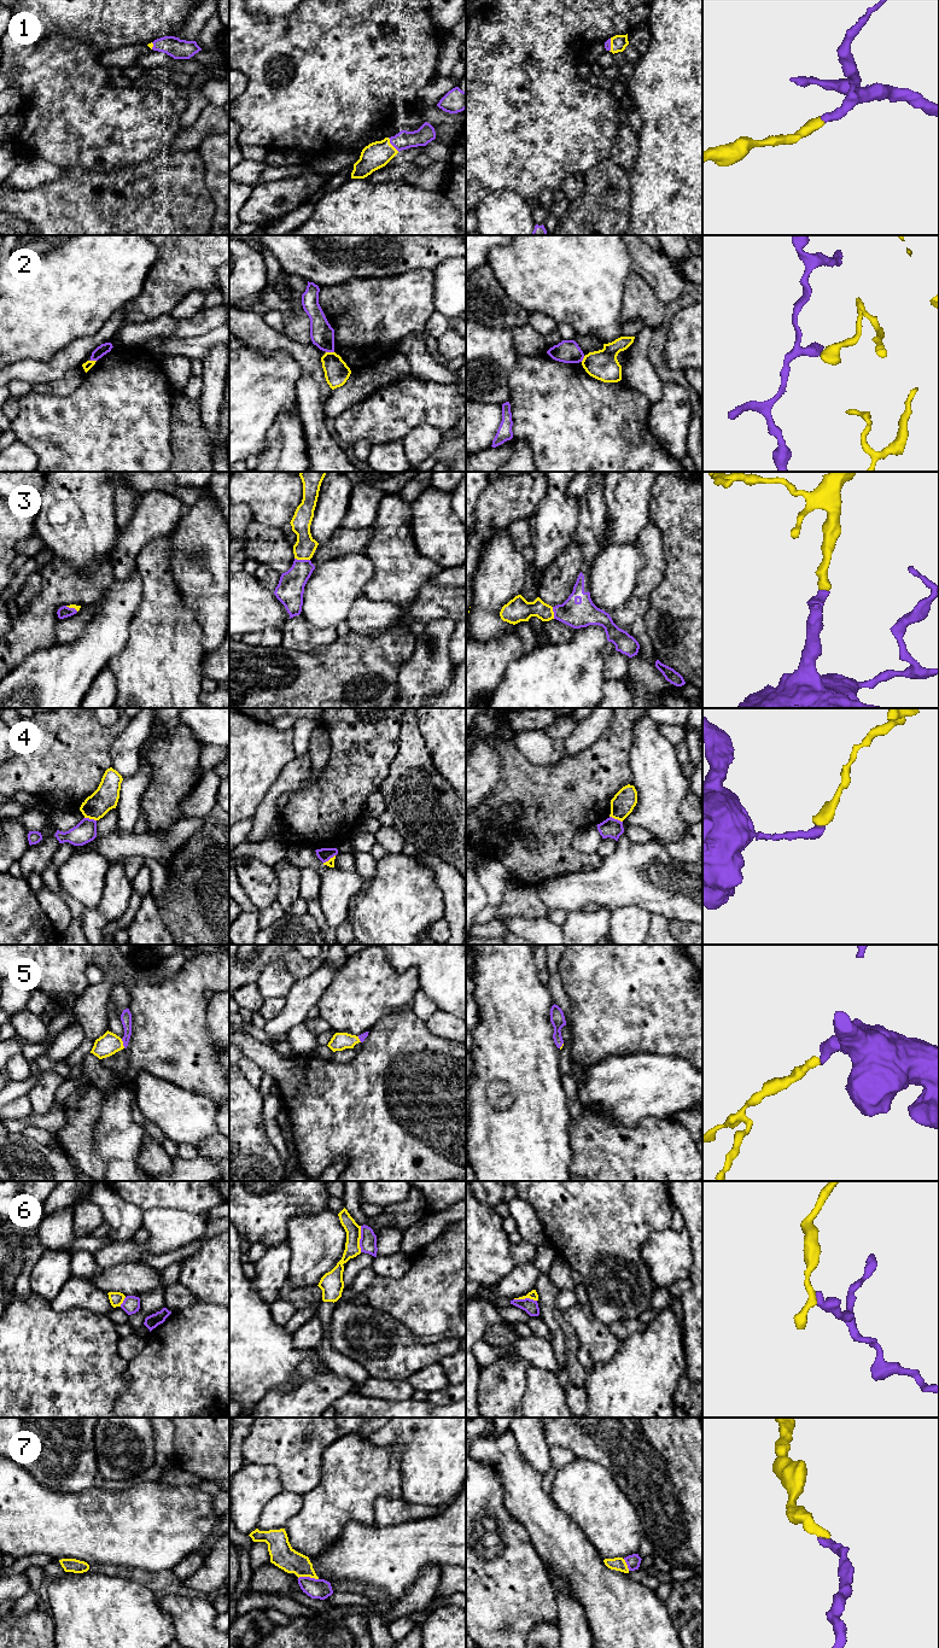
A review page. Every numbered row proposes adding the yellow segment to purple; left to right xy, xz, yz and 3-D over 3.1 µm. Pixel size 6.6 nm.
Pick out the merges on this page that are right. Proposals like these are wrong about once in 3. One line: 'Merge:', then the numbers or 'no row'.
Merge: 1, 3, 5, 7

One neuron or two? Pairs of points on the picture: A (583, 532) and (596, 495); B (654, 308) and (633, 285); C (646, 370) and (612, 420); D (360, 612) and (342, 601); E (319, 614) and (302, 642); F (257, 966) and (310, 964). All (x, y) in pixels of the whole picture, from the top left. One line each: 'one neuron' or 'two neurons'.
A: one neuron
B: one neuron
C: two neurons
D: two neurons
E: two neurons
F: one neuron

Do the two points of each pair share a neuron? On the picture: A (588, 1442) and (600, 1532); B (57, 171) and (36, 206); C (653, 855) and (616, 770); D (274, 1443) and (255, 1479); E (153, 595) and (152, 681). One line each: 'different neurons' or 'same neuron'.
A: different neurons
B: different neurons
C: different neurons
D: different neurons
E: same neuron

